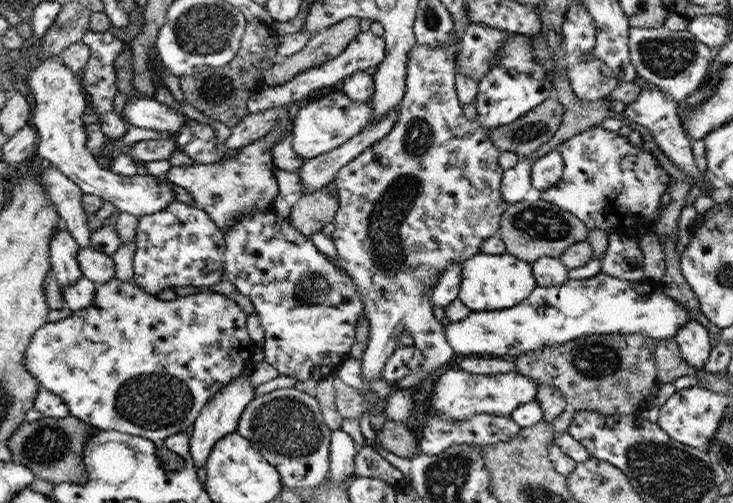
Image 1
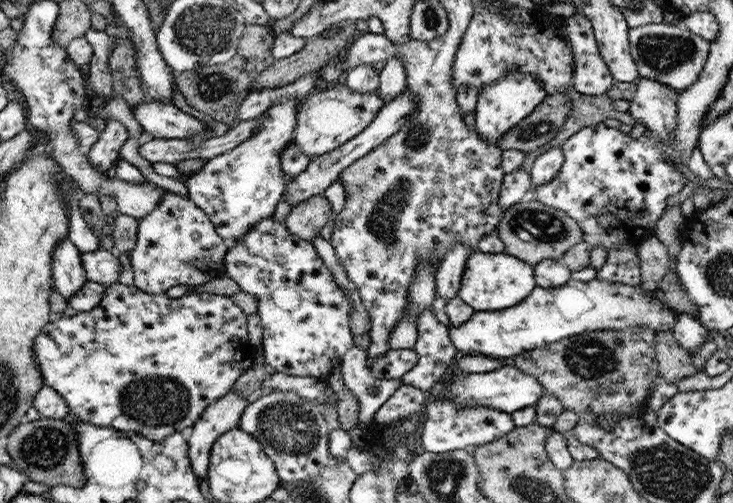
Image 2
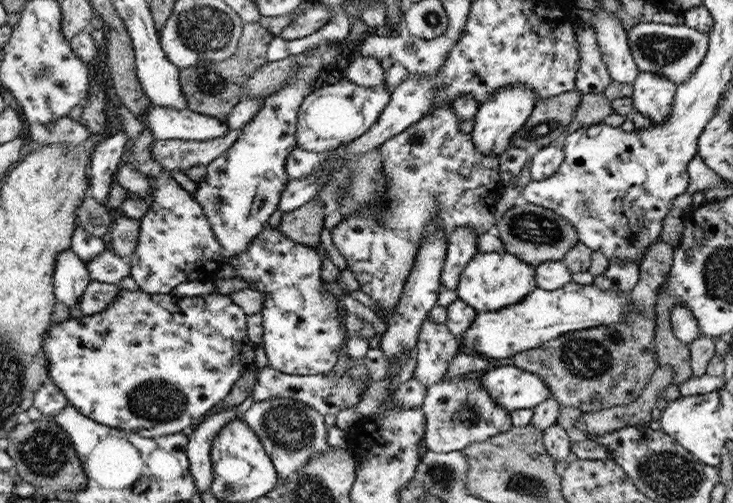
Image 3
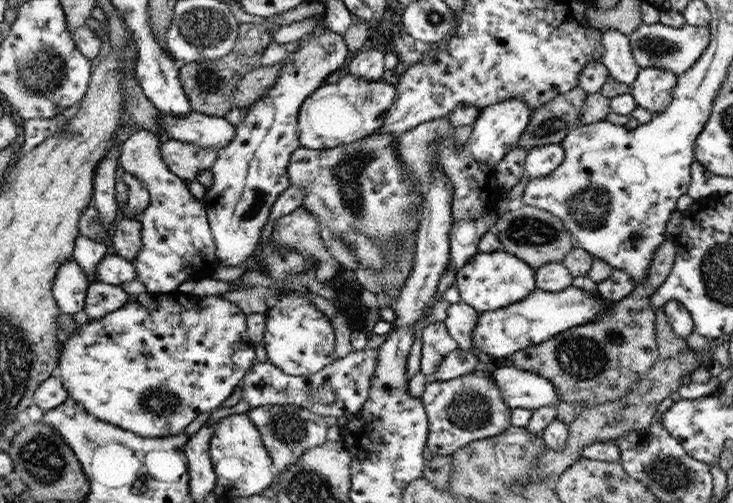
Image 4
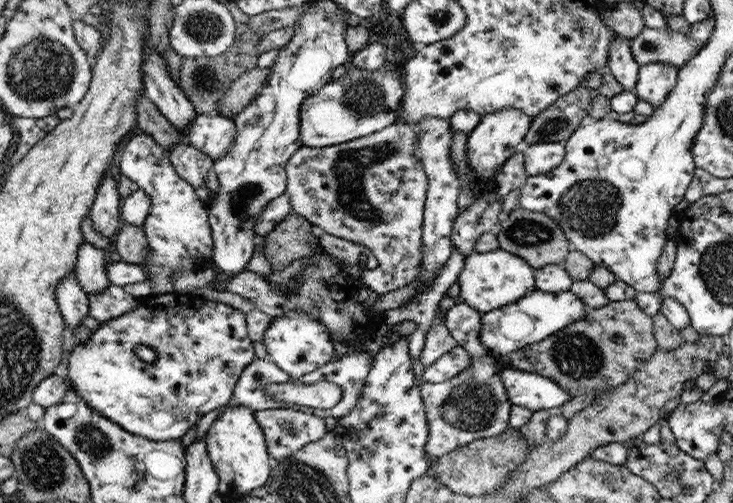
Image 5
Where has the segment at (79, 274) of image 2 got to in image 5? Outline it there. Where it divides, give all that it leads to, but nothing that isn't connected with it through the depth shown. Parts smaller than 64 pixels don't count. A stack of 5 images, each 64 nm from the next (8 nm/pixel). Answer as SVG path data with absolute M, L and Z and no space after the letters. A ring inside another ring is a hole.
M66 275L57 286L57 302L60 304L61 314L64 316L68 330L82 326L82 320L89 316L88 297L77 276Z

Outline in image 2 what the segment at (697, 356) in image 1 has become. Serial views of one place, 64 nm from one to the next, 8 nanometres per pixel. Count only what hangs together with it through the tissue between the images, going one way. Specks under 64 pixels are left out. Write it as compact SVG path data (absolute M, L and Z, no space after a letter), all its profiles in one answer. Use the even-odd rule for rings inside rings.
M677 313L672 332L678 344L687 350L691 357L707 339L711 338L710 332L700 320L688 313Z

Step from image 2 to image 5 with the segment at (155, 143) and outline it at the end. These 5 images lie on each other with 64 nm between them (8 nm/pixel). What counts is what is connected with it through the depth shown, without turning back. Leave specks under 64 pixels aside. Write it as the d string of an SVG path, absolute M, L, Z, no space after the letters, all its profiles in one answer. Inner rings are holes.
M181 142L174 144L168 152L170 163L186 182L192 184L195 188L206 187L206 174L212 170L213 160L208 154L202 154L200 150L196 150L191 145Z

